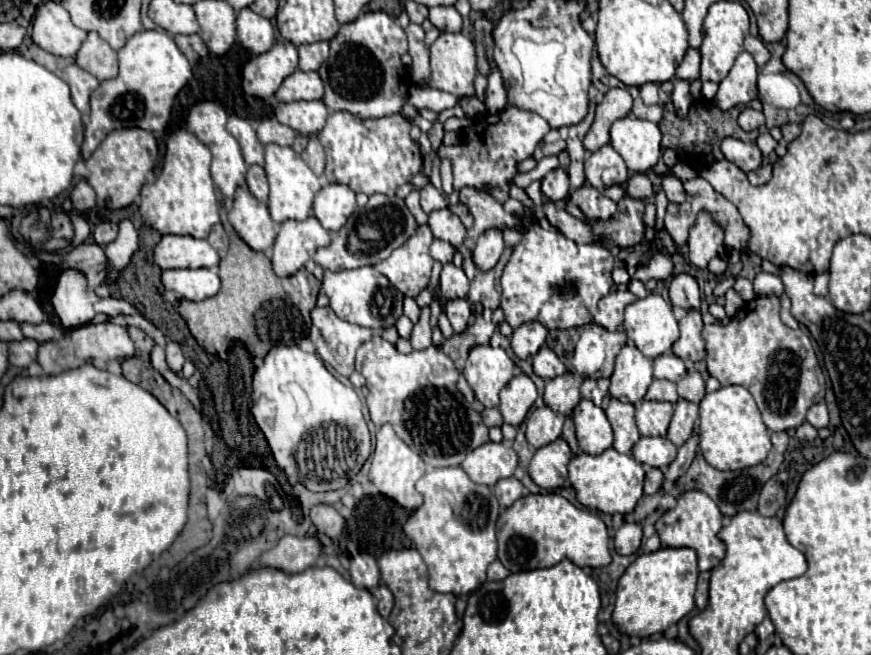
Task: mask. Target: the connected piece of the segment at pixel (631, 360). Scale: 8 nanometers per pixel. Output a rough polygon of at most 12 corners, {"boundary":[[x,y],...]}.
{"boundary":[[634,344],[616,356],[610,396],[634,404],[652,380],[652,360]]}

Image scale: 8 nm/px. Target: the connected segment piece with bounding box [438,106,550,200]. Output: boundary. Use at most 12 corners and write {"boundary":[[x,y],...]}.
{"boundary":[[514,106],[484,114],[456,146],[456,184],[508,198],[516,164],[548,122]]}

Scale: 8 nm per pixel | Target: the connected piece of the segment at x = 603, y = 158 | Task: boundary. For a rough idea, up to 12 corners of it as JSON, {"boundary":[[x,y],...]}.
{"boundary":[[610,144],[586,160],[586,180],[604,192],[628,180],[628,168]]}

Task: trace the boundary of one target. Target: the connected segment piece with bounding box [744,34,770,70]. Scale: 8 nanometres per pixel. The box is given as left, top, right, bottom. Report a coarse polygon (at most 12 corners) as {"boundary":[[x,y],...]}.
{"boundary":[[748,34],[744,50],[754,56],[762,70],[770,60],[770,52],[764,42]]}

